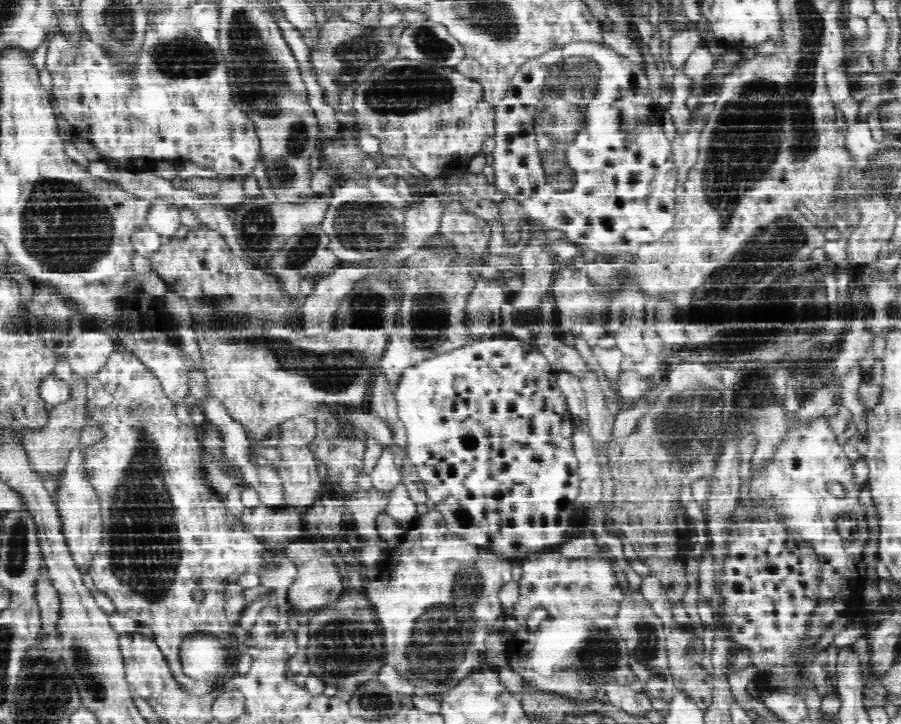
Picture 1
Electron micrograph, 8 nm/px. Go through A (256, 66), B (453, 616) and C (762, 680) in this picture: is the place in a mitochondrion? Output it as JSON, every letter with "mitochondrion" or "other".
{"A":"mitochondrion","B":"mitochondrion","C":"other"}

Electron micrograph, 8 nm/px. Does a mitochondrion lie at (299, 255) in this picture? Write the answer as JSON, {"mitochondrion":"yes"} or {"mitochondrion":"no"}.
{"mitochondrion":"yes"}

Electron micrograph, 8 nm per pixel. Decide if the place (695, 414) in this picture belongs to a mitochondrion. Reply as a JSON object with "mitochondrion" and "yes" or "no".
{"mitochondrion":"yes"}

